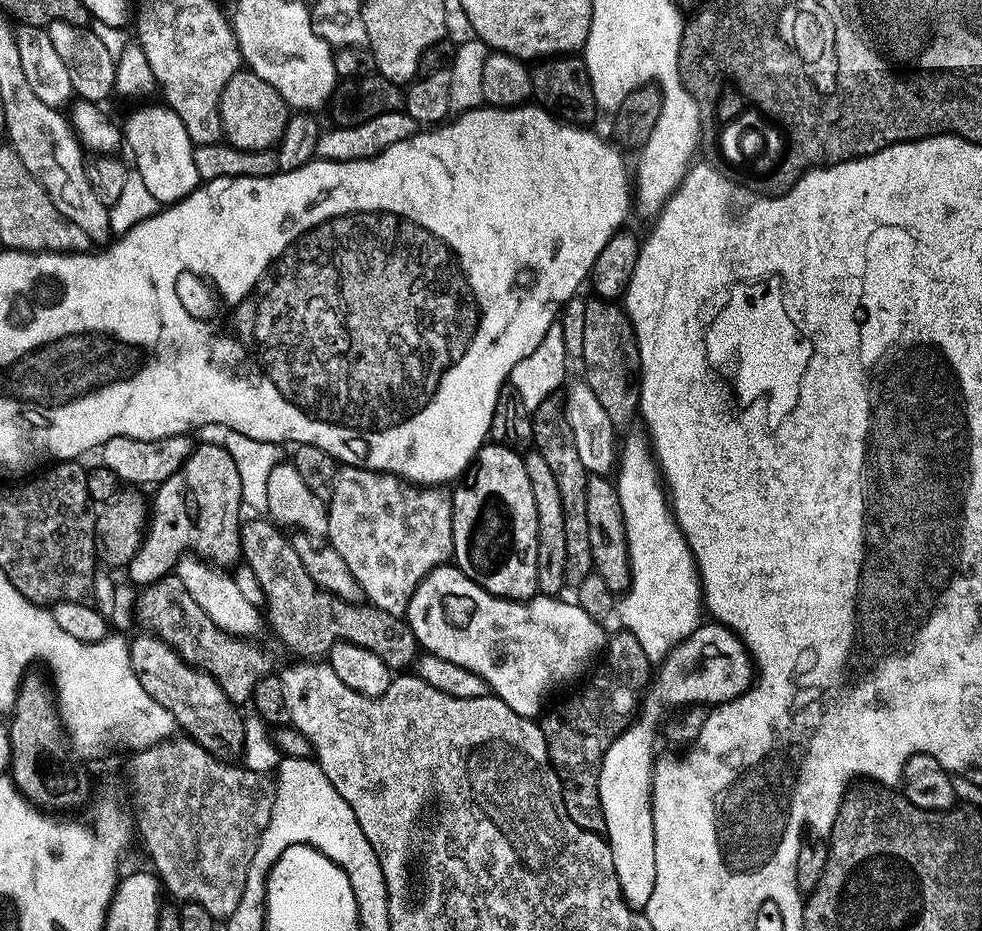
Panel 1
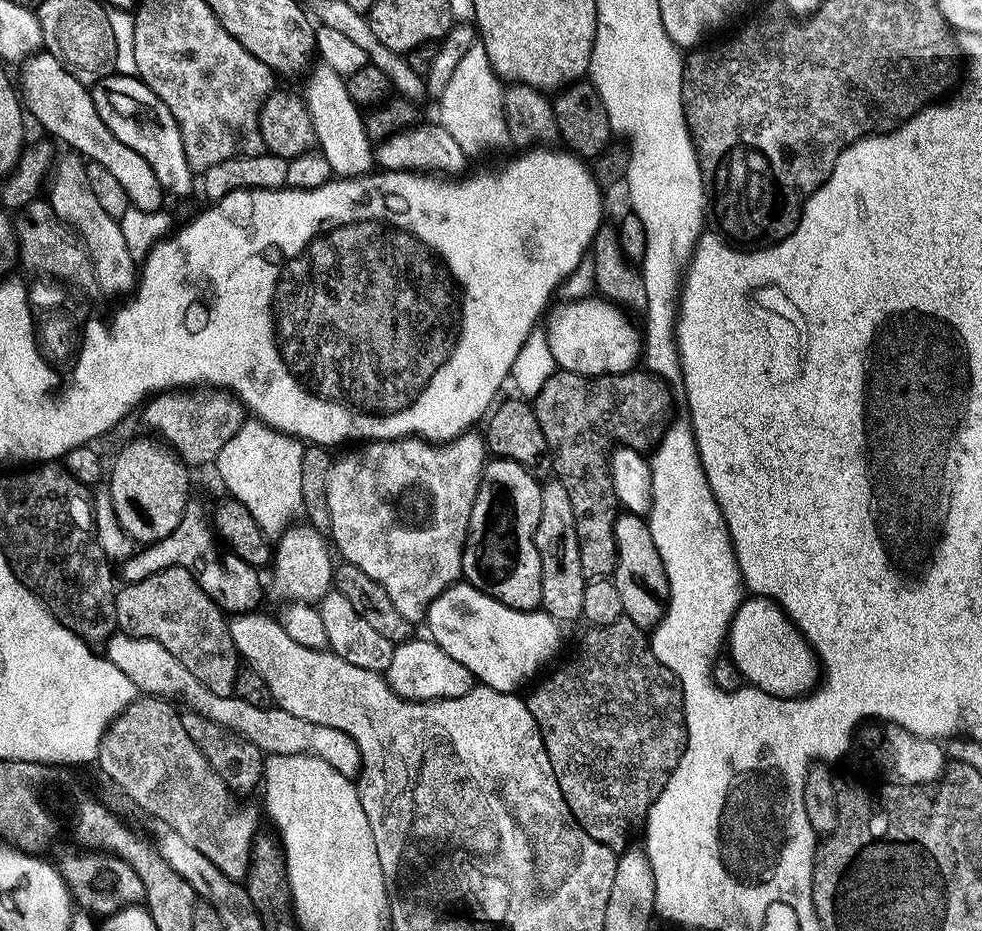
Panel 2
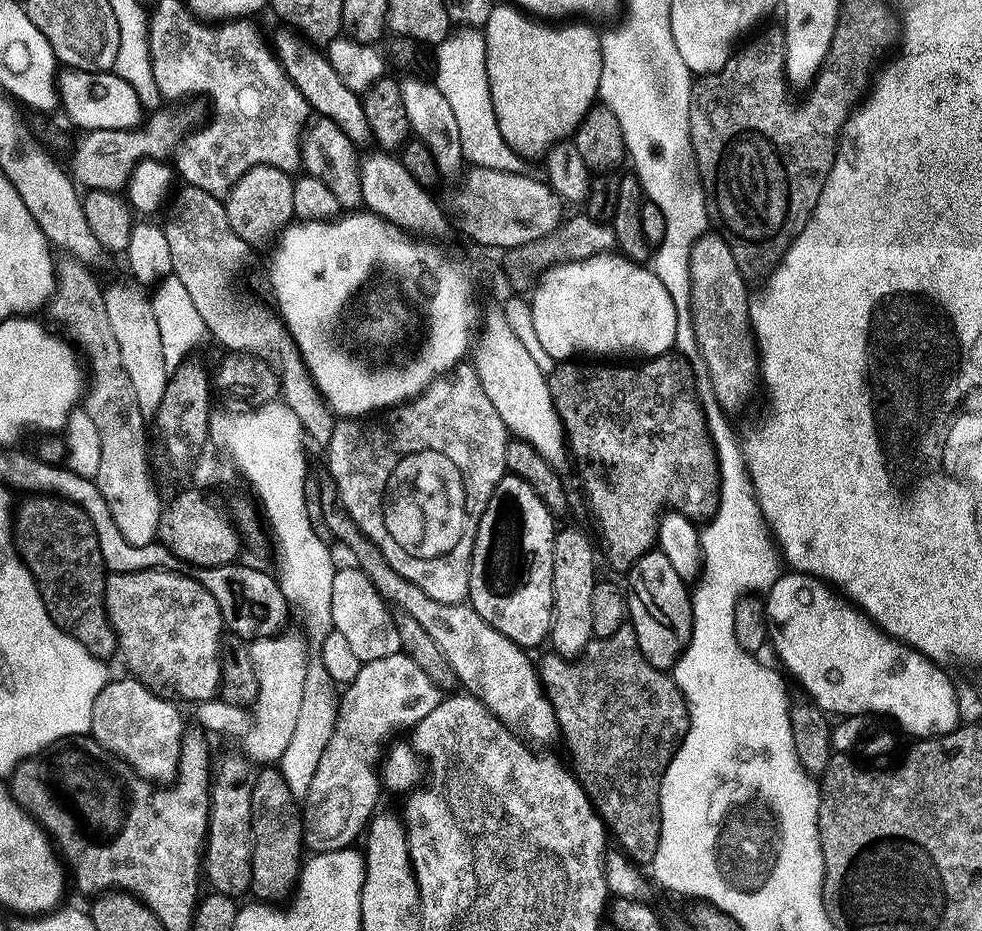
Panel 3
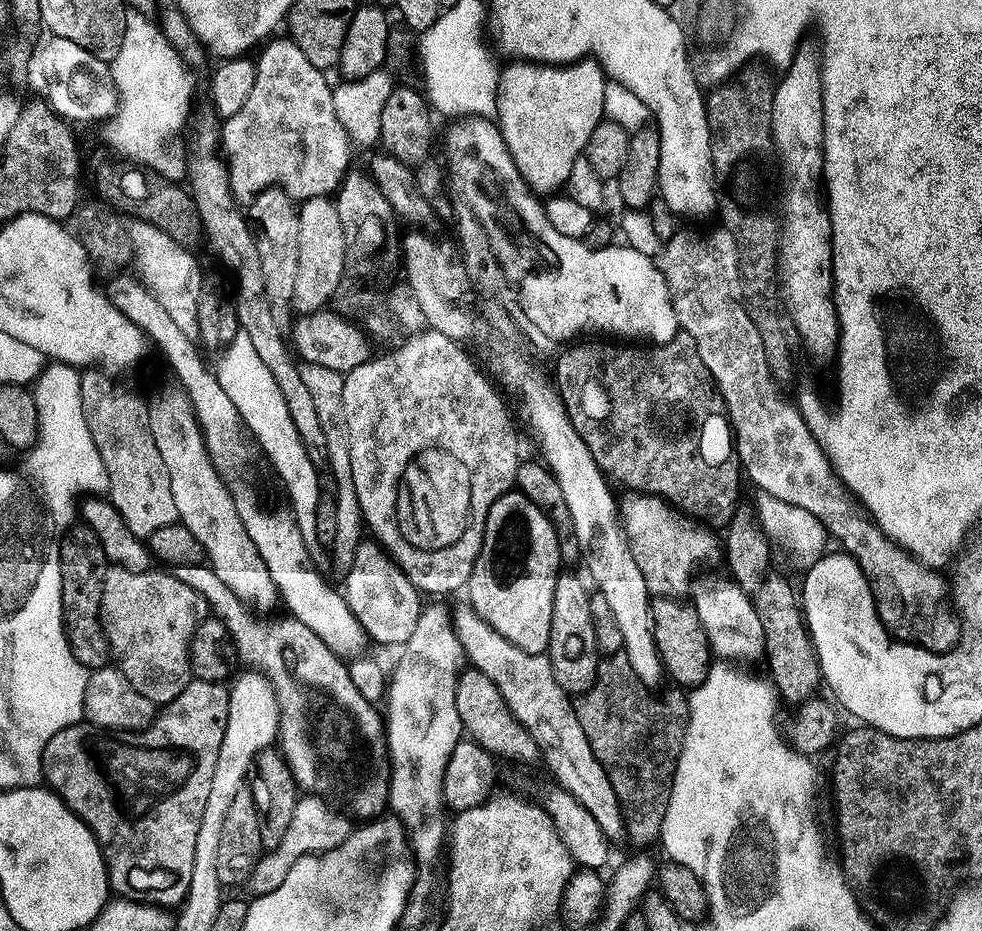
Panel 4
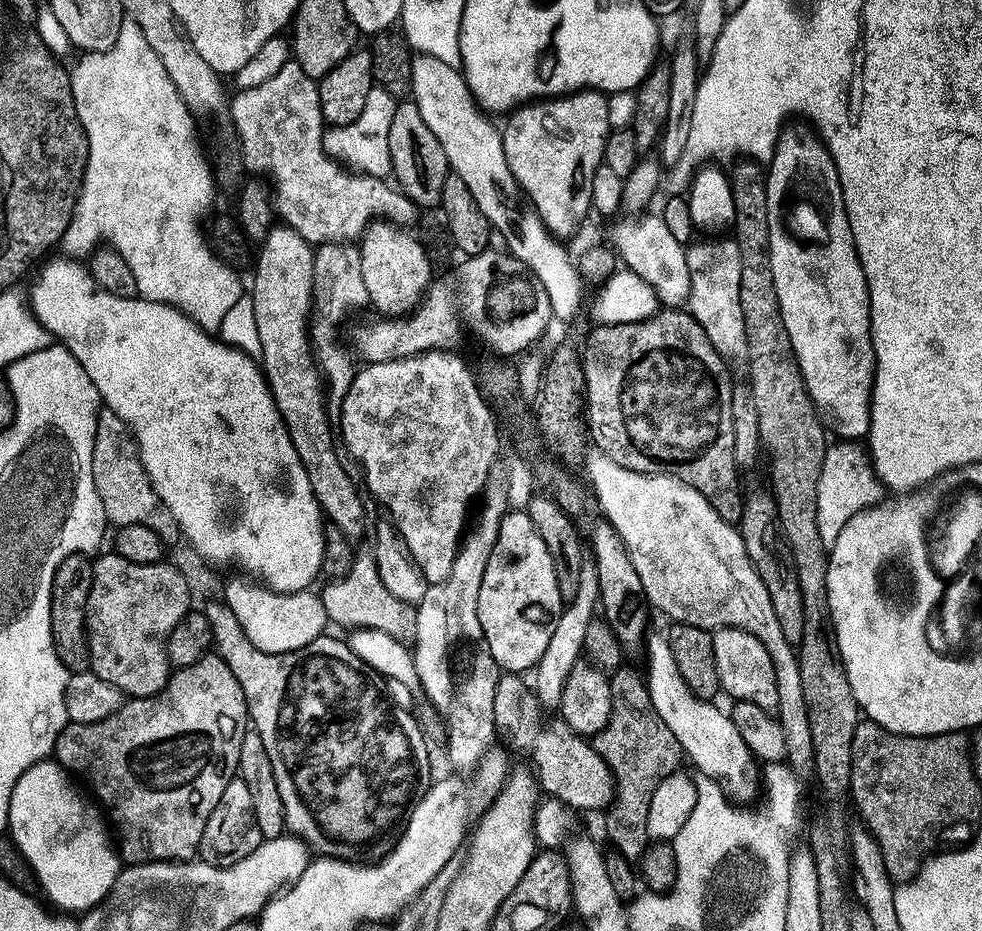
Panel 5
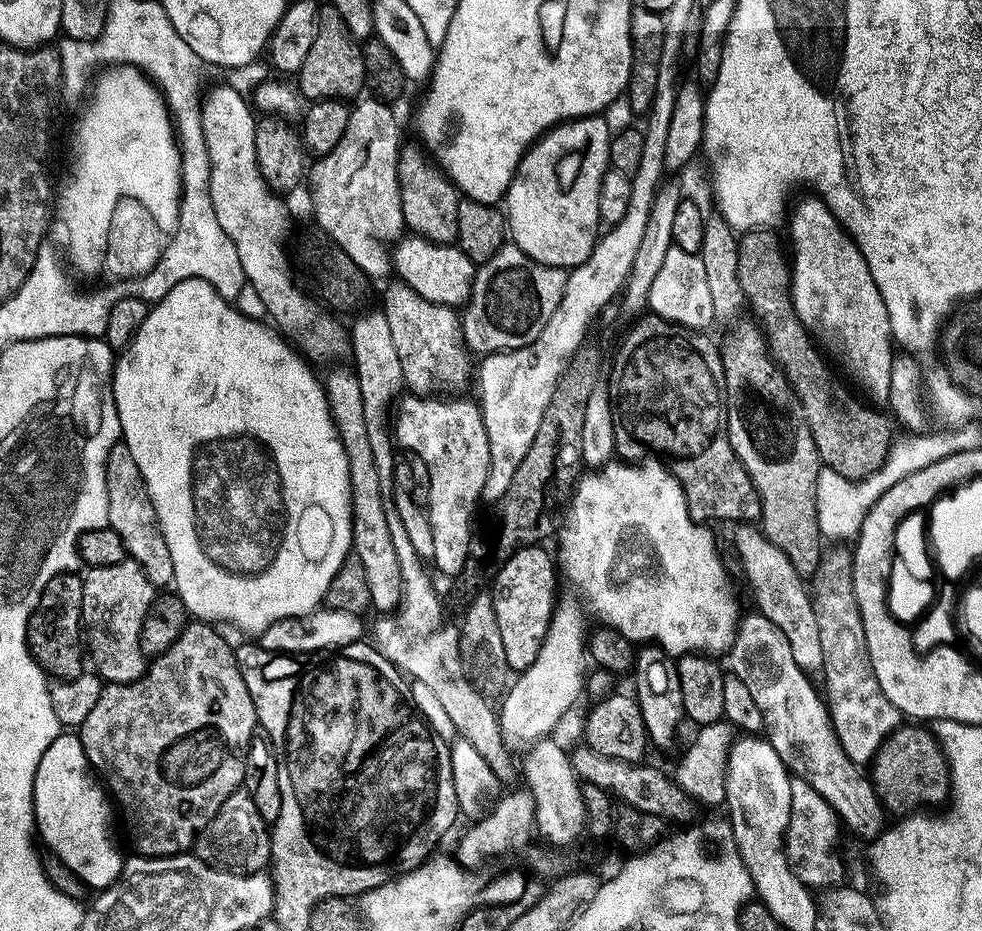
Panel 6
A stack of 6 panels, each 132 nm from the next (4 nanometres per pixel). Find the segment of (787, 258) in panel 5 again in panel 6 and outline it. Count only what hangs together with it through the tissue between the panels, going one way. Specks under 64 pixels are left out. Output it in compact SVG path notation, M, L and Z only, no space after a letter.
M808 194L805 200L797 202L796 209L793 210L792 217L788 220L788 236L792 239L792 252L790 248L792 305L797 318L800 319L802 326L808 331L813 341L837 365L840 363L844 367L845 374L849 376L847 379L857 389L860 387L859 391L869 401L887 401L890 394L894 341L890 330L890 314L886 314L886 302L882 302L882 294L870 274L870 266L866 266L866 258L862 258L858 246L844 231L843 224L815 194Z

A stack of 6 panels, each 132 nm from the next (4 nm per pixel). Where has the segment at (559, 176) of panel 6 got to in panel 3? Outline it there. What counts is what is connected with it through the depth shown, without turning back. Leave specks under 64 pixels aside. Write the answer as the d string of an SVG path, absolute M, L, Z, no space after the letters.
M493 3L490 10L490 18L483 26L484 45L486 46L486 78L490 86L490 98L494 106L494 114L498 118L498 130L502 134L504 141L515 150L518 155L525 158L537 156L543 157L555 144L567 141L575 133L576 128L582 122L582 118L597 103L600 95L600 79L602 78L602 46L600 45L601 33L595 32L588 22L545 22L537 18L522 8L517 8L515 3L500 4Z

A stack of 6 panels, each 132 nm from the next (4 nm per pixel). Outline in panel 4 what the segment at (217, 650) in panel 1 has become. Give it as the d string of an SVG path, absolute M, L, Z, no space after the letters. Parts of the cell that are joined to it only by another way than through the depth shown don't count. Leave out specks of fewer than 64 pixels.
M111 564L106 567L100 624L109 642L111 659L130 686L154 705L170 703L189 684L189 642L209 614L205 598L172 572L136 573Z

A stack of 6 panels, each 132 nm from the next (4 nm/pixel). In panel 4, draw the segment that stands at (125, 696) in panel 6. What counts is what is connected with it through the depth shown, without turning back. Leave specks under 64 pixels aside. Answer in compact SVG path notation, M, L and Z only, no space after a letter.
M176 697L157 711L151 724L147 724L138 732L114 732L111 728L97 728L95 724L81 722L58 730L58 734L54 734L50 742L46 742L40 759L43 783L60 796L64 805L75 816L80 816L82 822L86 822L86 826L94 834L104 855L104 865L108 871L108 887L117 897L138 900L142 904L155 904L158 908L169 910L180 906L186 898L193 873L194 846L197 845L198 826L201 825L202 810L205 809L206 798L209 797L210 782L213 781L214 768L217 765L218 750L221 749L223 734L226 732L227 706L228 700L180 700Z

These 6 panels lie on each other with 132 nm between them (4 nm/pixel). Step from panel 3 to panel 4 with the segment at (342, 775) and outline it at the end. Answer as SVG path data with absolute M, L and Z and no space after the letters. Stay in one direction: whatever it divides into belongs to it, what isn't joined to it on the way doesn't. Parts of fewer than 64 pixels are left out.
M304 794L297 799L293 818L290 819L290 826L287 826L281 842L276 848L265 851L247 873L248 888L253 897L264 896L282 886L282 878L290 874L290 866L294 866L294 862L298 862L303 856L318 856L346 842L346 838L354 831L353 821L343 811L340 813L338 809L331 808L328 803L319 794Z

